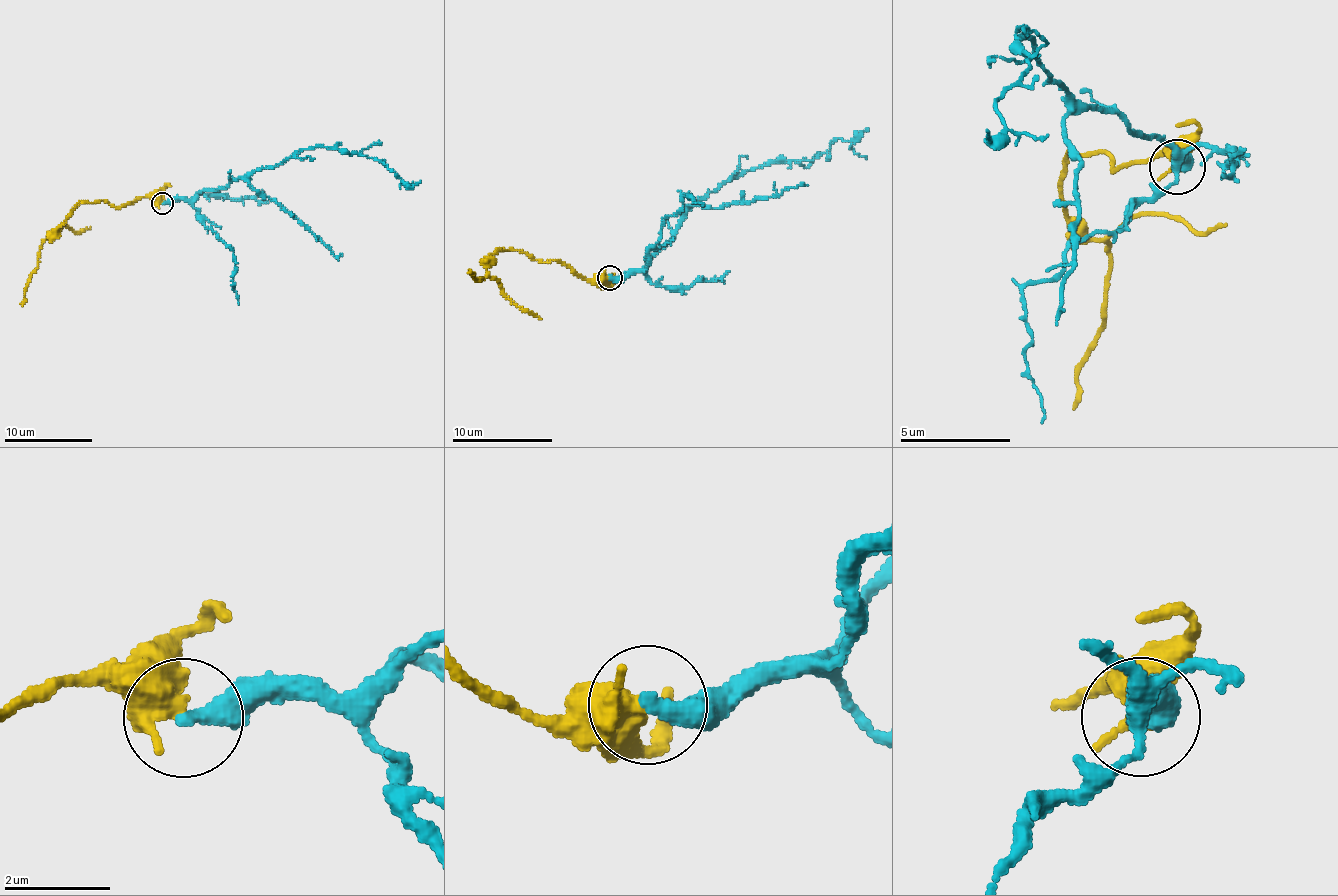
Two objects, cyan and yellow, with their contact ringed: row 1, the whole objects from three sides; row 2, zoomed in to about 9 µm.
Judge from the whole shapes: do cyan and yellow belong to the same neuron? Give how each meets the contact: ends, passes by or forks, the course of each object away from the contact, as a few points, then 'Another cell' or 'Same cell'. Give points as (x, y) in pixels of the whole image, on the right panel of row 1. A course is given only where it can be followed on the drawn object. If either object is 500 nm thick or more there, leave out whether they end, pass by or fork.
Course of cyan: (1175, 168), (1158, 139), (1050, 79), (1024, 33), (1030, 67), (994, 108), (1010, 131), (1049, 132). Course of yellow: (1175, 168), (1169, 149), (1112, 169), (1101, 150), (1069, 154), (1060, 202), (1110, 255), (1108, 316), (1072, 409). Another cell

